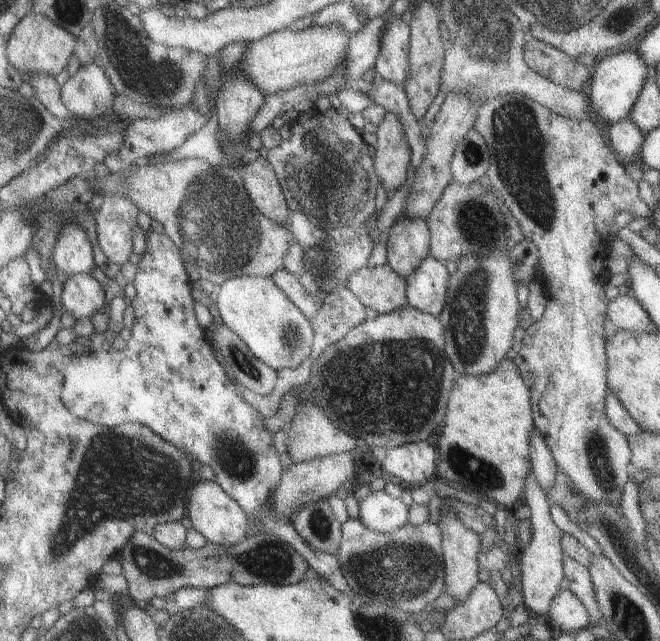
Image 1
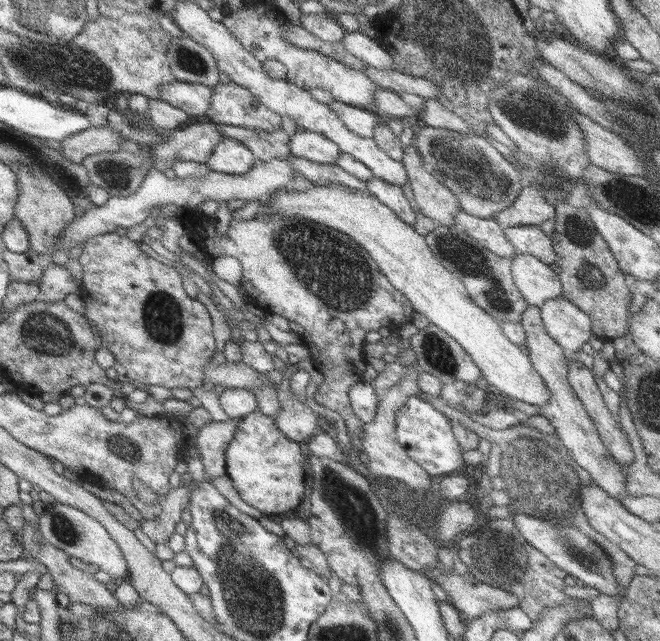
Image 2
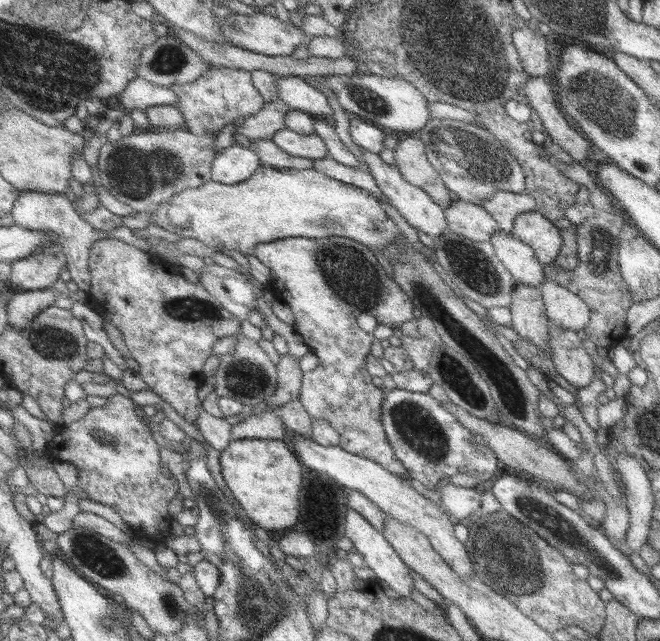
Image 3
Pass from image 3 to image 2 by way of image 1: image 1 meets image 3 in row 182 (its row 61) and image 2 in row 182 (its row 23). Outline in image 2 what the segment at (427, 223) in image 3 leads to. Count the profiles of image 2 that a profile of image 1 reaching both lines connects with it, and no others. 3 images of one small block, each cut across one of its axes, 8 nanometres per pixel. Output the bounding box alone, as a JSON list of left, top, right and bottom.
[170,1,409,186]

